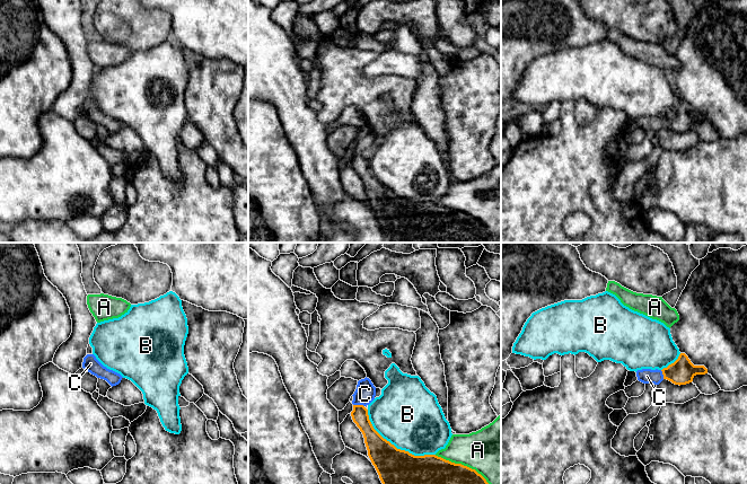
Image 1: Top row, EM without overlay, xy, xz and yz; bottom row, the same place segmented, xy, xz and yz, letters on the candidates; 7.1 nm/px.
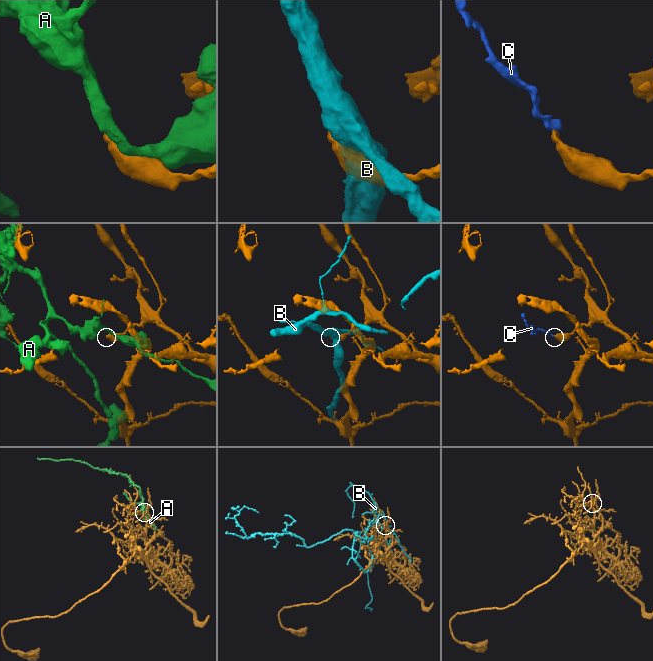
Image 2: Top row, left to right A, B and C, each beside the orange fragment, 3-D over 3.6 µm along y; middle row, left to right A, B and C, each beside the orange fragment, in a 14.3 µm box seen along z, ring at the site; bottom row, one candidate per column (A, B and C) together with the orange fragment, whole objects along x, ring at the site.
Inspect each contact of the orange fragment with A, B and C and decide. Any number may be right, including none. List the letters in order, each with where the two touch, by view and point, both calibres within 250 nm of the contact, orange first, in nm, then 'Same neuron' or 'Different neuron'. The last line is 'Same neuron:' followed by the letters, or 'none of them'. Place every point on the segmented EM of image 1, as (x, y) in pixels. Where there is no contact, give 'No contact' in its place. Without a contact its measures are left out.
A: Touches orange at xz (460, 464). Thickness 200 nm (orange) against 380 nm. Different neuron
B: Touches orange at xz (394, 446). Thickness 260 nm (orange) against 460 nm. Different neuron
C: Touches orange at xz (359, 405). Thickness 120 nm (orange) against 150 nm. Same neuron
Same neuron: C

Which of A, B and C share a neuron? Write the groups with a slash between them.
A / B / C

